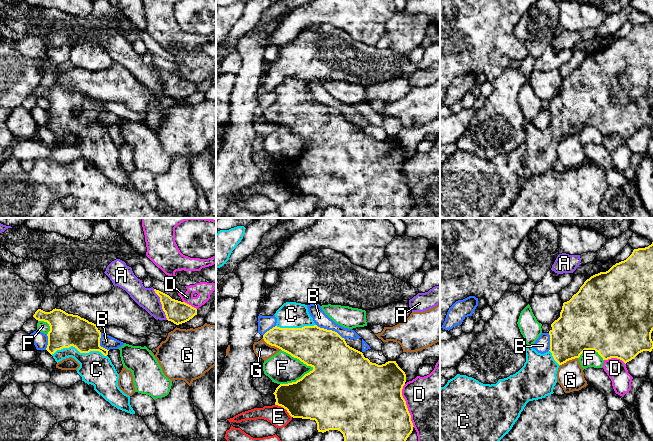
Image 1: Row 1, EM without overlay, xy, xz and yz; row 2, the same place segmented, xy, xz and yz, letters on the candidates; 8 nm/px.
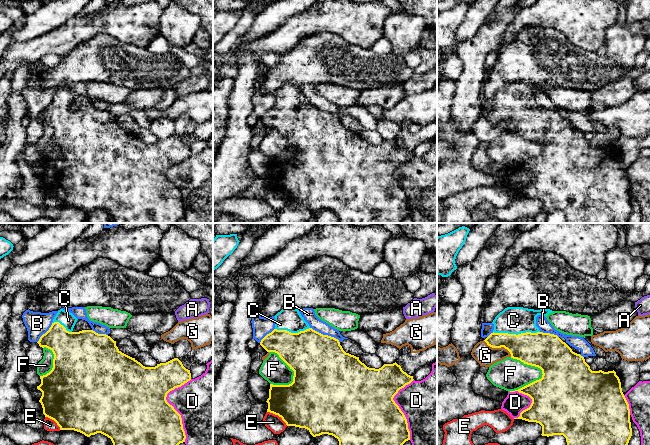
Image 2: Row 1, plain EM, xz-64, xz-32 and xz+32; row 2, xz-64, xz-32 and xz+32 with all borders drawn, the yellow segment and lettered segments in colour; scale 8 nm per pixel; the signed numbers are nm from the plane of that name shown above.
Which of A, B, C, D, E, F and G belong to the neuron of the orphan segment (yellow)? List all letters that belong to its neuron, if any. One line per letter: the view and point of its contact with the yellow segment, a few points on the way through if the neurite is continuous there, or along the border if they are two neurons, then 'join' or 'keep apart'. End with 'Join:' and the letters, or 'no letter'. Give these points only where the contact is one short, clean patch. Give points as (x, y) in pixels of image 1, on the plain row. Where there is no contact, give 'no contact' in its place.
A: contact xy (161, 79); keep apart
B: contact xz (330, 106); keep apart
C: contact xy (79, 127); join
D: contact xz (406, 181); keep apart
E: contact xz (284, 184); border xz (275, 180), (283, 183), (291, 193); keep apart
F: contact xz (297, 134); keep apart
G: contact xz (272, 121); keep apart
Join: C

